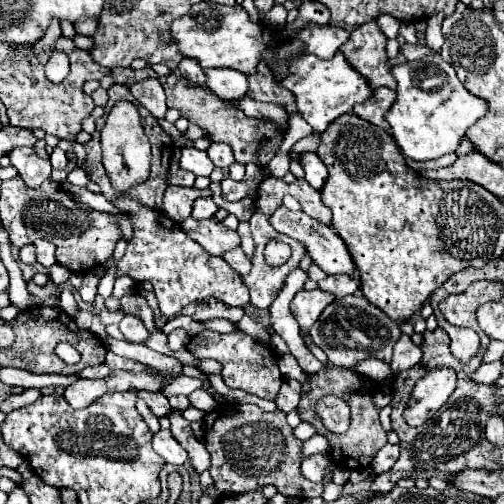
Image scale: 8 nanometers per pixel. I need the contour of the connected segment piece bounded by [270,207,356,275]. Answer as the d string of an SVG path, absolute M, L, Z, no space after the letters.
M280 207L272 219L270 219L272 227L278 231L278 233L284 233L300 243L306 245L308 249L308 255L316 261L316 265L326 271L326 273L346 273L346 275L354 275L356 273L356 263L352 261L352 255L346 247L346 243L342 241L342 237L328 225L322 225L322 223L316 223L312 217L308 217L306 213L302 211L290 211L286 207Z

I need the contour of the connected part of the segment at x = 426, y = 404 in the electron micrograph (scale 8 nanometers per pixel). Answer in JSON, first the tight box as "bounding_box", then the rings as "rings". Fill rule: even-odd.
{"bounding_box":[406,367,456,427],"rings":[[[436,367],[424,375],[412,389],[410,403],[406,407],[406,421],[418,427],[432,419],[442,405],[445,405],[450,393],[456,389],[456,373],[450,367]]]}

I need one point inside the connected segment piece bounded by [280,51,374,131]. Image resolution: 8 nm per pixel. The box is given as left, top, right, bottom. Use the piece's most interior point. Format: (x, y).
(324, 90)

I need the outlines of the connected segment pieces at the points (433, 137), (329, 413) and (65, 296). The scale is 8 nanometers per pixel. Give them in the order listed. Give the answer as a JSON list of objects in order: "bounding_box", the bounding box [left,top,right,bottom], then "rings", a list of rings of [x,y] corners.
[{"bounding_box":[386,57,488,161],"rings":[[[442,57],[394,65],[392,75],[398,81],[398,99],[386,113],[386,119],[400,151],[404,157],[414,161],[428,161],[454,153],[460,141],[466,137],[470,125],[488,111],[488,103],[470,95],[458,81],[452,65],[448,65]]]},{"bounding_box":[318,397,350,433],"rings":[[[324,397],[318,401],[318,415],[334,433],[346,433],[350,427],[350,407],[338,397]]]},{"bounding_box":[60,289,80,317],"rings":[[[70,289],[62,291],[62,295],[60,295],[60,309],[66,311],[70,317],[76,317],[76,313],[80,311],[80,307],[78,307],[78,303],[76,303],[76,299],[74,299]]]}]

